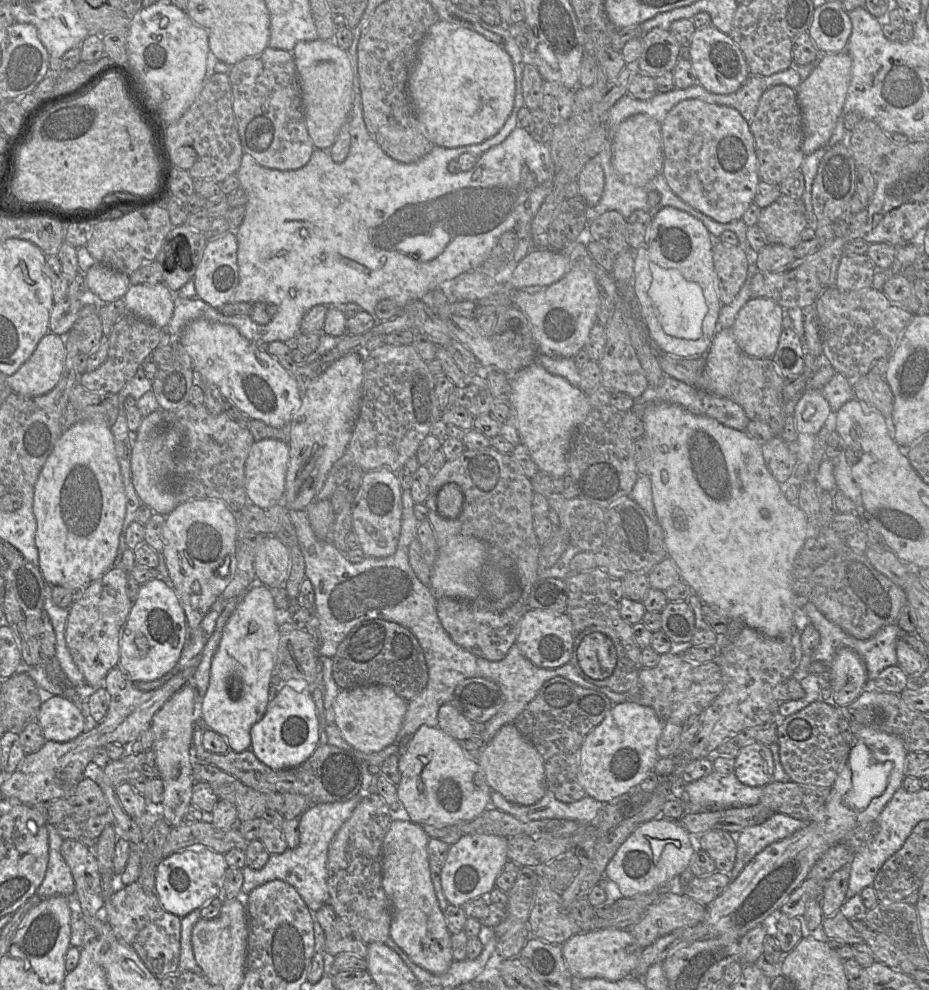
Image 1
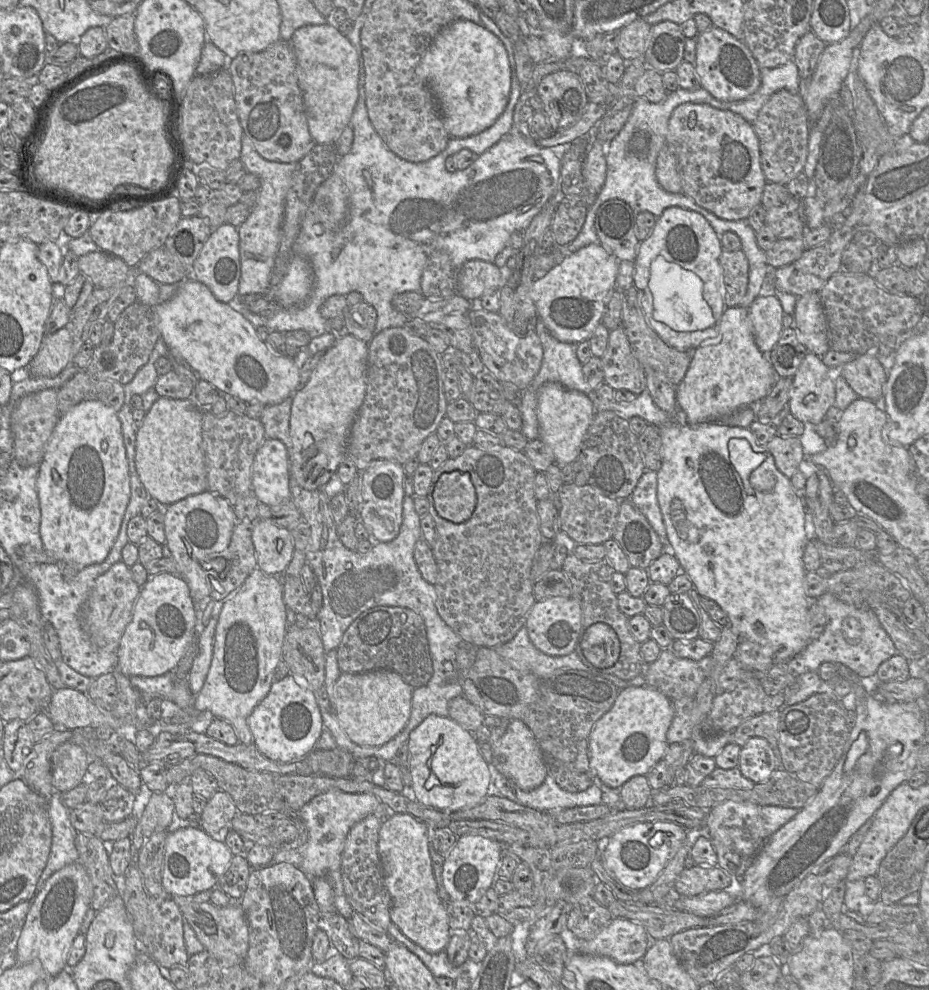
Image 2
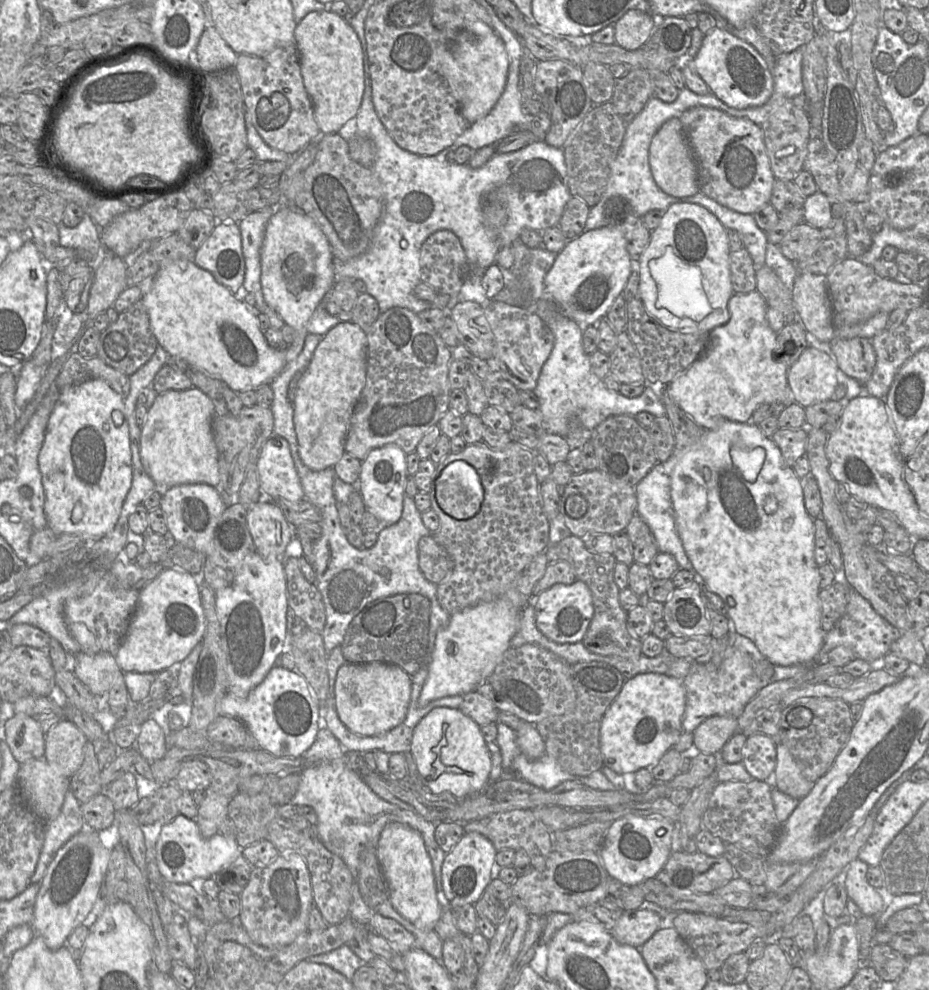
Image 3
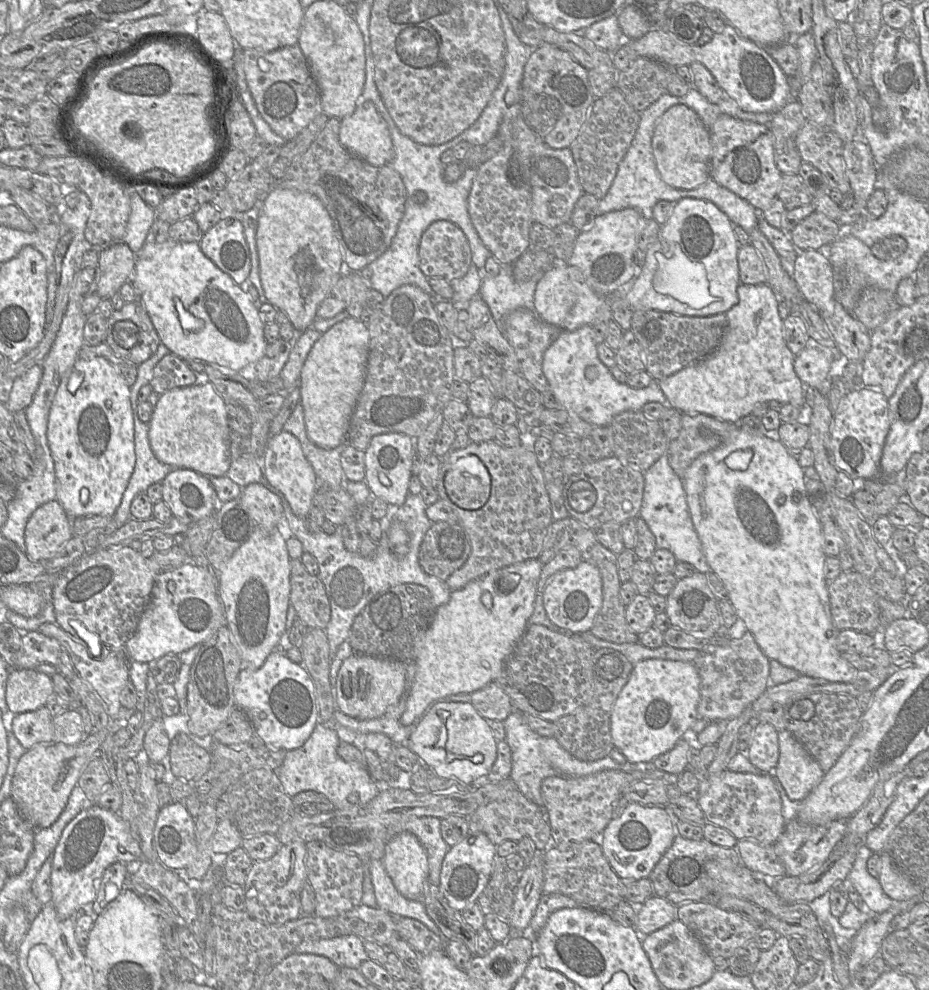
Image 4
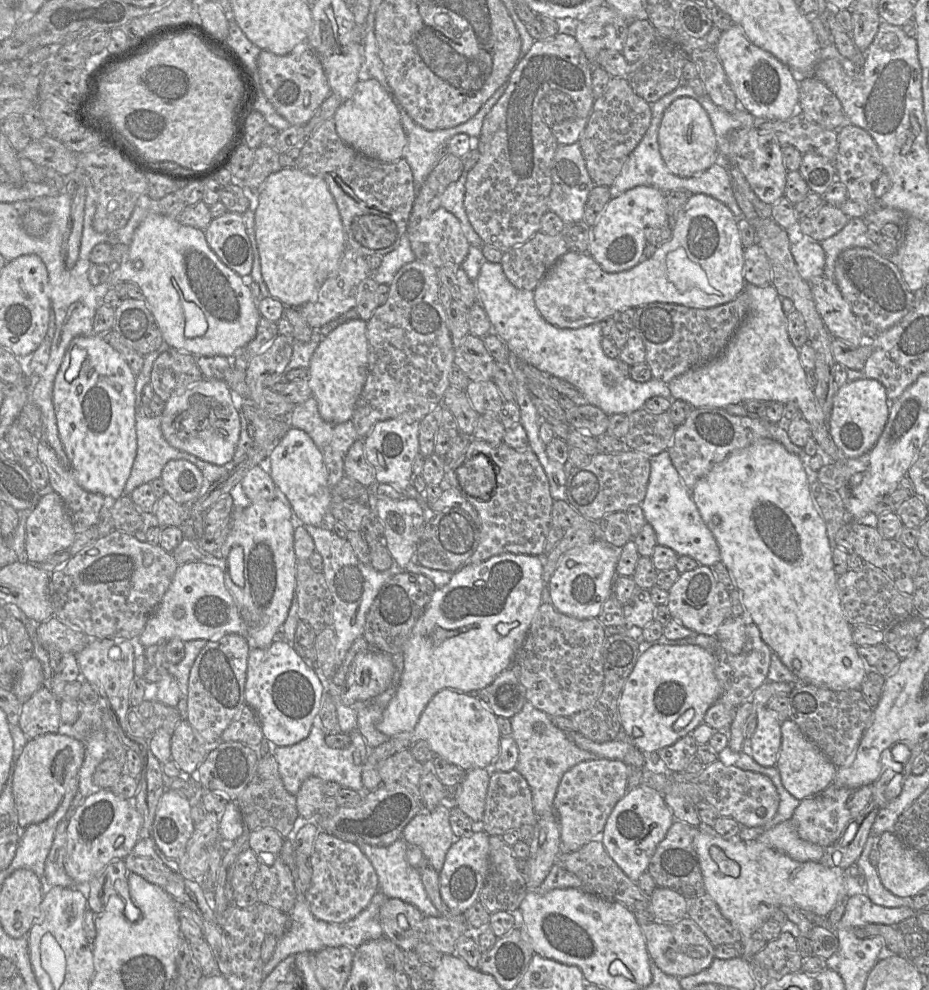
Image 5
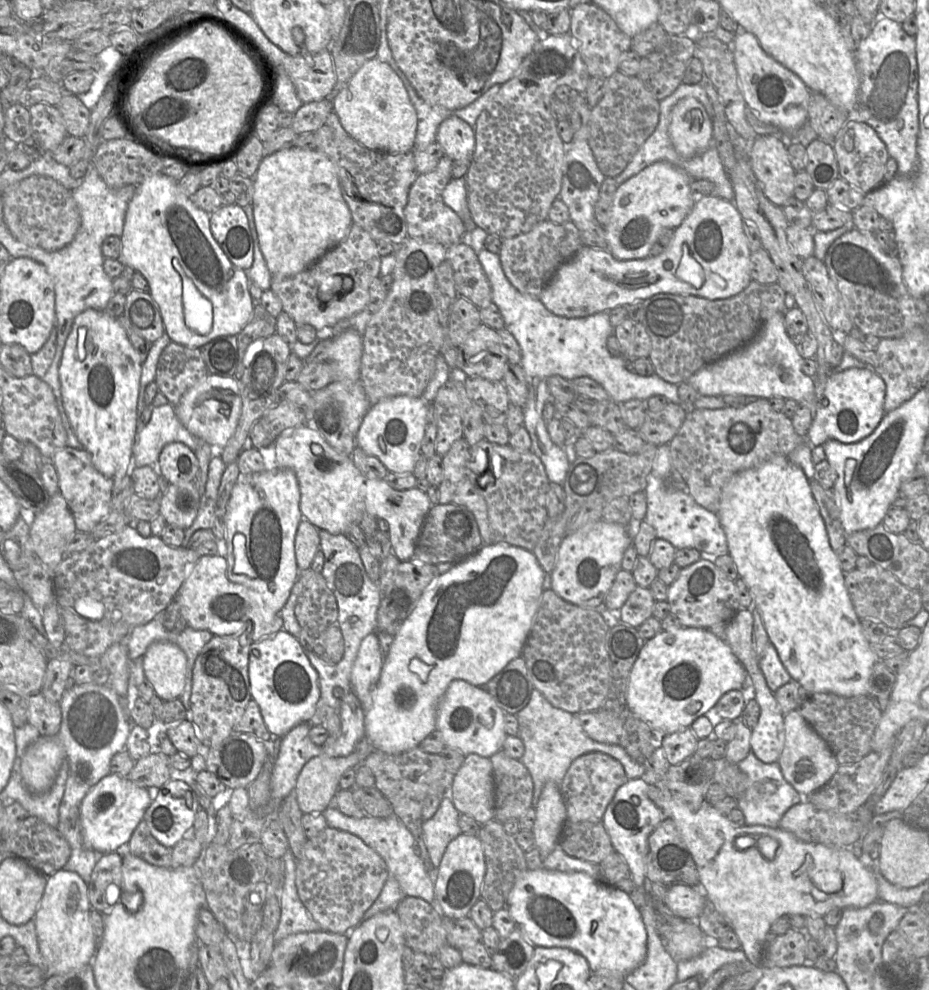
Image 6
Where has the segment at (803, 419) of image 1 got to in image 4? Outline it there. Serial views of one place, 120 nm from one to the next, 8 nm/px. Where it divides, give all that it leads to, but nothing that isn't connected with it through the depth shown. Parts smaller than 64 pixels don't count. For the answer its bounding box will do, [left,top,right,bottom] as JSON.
[794,348,834,395]

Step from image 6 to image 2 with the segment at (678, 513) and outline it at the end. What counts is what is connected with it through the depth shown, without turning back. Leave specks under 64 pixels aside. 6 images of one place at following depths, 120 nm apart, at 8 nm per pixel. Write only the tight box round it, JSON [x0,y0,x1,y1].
[629,470,674,554]

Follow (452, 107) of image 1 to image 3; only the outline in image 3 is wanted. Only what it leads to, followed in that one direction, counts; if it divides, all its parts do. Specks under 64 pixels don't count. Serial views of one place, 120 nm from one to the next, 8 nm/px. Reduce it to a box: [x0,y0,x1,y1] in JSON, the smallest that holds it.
[440,21,508,125]

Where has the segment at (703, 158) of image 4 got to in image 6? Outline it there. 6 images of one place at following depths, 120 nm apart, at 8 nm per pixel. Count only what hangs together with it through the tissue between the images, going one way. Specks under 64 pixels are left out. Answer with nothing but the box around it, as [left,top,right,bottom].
[668,96,713,158]

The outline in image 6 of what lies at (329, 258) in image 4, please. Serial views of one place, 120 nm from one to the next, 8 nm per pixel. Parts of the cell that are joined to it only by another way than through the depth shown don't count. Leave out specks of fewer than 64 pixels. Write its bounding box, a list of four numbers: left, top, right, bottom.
[253,146,353,275]

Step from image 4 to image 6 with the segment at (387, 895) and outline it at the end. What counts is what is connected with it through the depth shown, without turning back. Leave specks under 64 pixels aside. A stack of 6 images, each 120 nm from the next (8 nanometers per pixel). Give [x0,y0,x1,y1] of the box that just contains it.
[325,808,443,916]

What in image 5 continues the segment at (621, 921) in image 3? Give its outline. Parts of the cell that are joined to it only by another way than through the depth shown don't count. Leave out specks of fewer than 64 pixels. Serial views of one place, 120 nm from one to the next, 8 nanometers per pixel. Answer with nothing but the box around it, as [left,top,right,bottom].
[649,887,687,922]

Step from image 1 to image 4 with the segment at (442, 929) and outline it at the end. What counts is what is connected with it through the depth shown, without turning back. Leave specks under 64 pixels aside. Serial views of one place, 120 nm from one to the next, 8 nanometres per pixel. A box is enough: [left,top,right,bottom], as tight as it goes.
[382,832,429,900]

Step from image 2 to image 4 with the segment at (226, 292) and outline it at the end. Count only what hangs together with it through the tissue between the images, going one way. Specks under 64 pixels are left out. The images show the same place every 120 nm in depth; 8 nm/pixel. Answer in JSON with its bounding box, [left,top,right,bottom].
[199,218,250,285]

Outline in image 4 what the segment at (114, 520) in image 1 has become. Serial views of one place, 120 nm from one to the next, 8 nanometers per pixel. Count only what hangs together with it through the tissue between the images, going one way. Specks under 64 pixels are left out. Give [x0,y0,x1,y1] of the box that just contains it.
[47,358,136,519]

